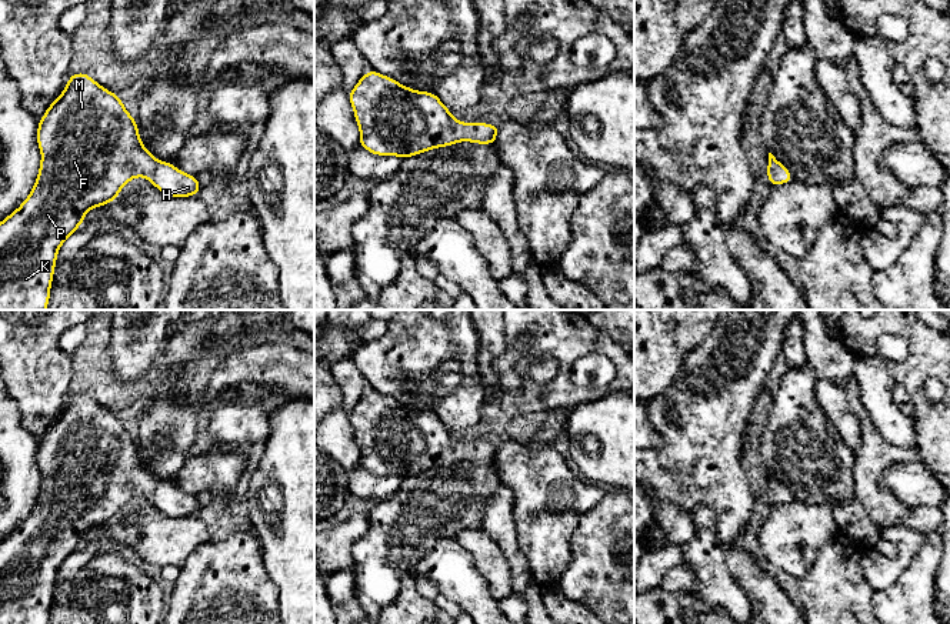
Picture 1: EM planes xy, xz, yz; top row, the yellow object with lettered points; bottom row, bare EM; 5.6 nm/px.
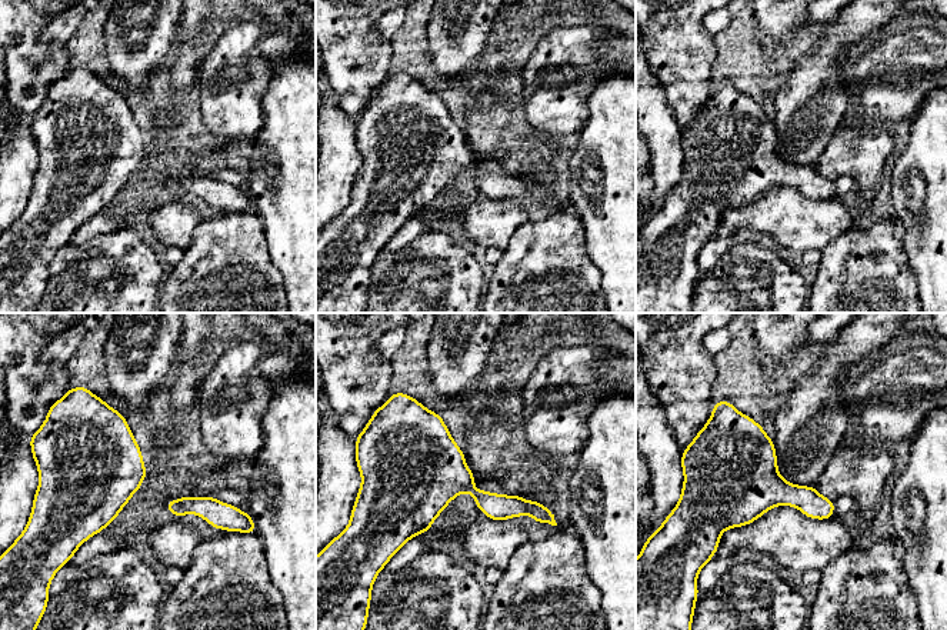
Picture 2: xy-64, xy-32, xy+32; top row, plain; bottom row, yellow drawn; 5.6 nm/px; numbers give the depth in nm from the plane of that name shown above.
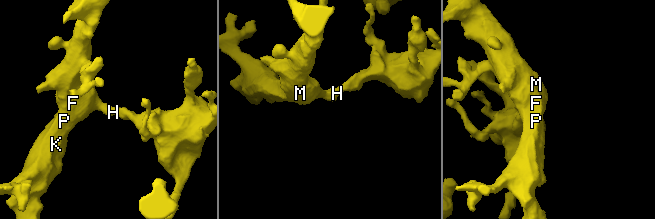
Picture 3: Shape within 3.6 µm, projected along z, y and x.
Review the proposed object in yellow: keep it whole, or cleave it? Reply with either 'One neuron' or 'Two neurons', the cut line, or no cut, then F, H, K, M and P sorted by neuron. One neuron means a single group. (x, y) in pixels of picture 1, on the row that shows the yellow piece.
One neuron. No split. Groups: F H K M P

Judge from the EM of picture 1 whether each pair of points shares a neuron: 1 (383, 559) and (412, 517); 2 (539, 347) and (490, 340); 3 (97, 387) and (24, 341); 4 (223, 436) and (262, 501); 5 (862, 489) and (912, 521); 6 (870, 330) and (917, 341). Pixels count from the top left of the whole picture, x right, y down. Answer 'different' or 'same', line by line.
1: same
2: different
3: different
4: different
5: different
6: same

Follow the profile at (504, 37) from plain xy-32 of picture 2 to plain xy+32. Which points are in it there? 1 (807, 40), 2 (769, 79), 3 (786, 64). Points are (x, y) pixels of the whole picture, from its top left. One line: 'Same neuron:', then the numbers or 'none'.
Same neuron: 1, 2, 3

